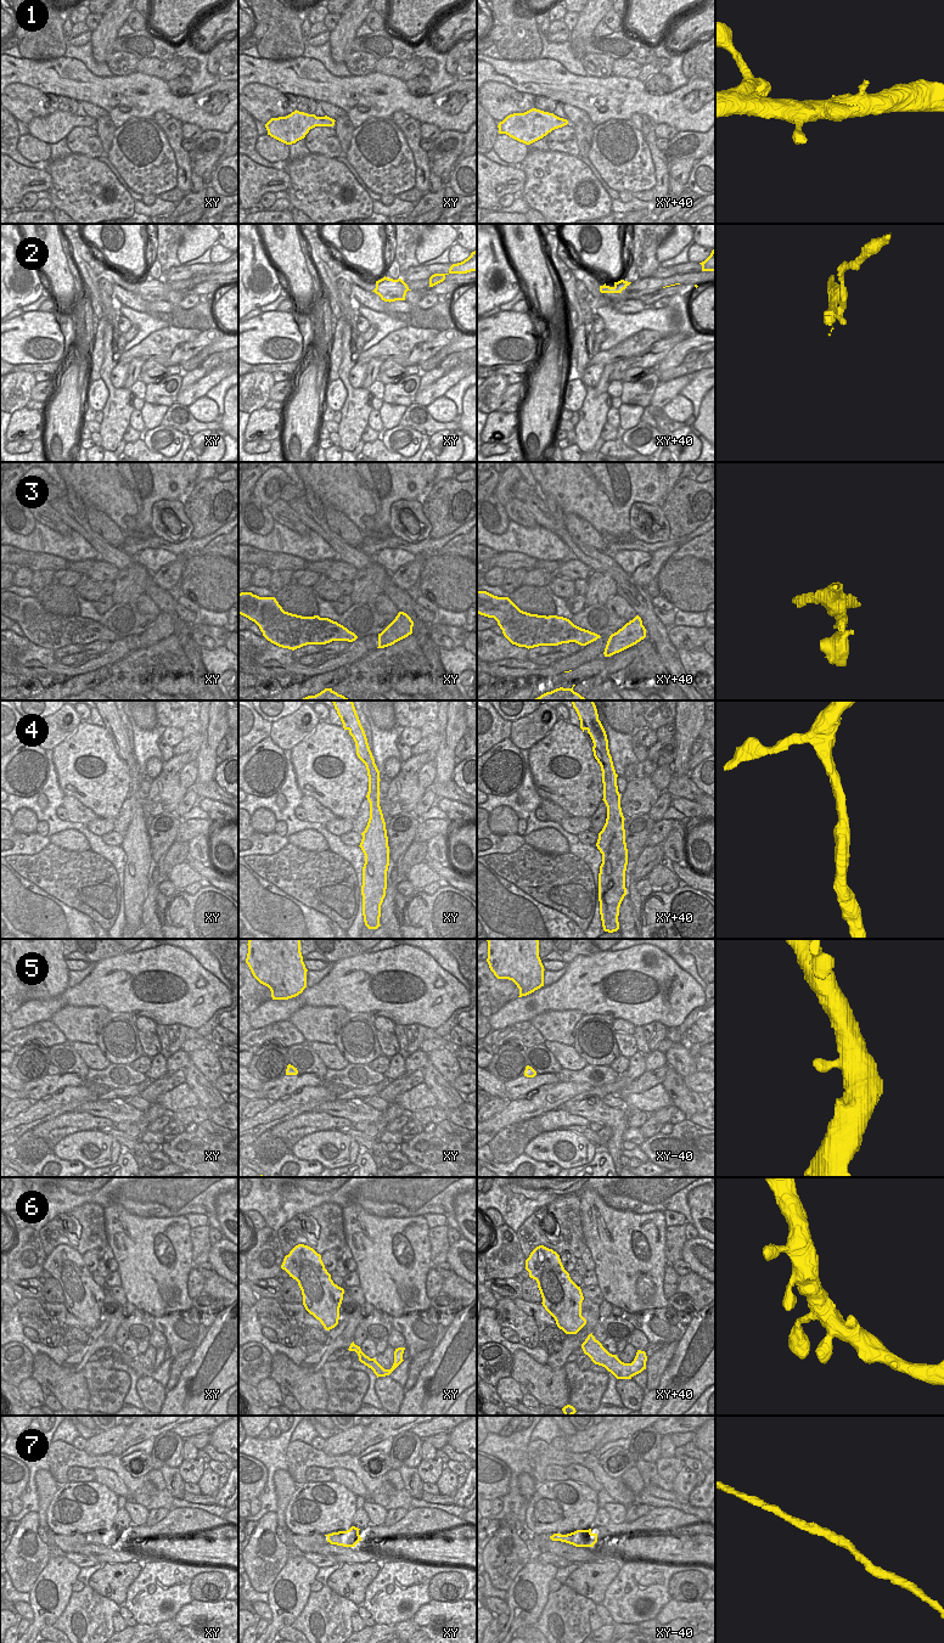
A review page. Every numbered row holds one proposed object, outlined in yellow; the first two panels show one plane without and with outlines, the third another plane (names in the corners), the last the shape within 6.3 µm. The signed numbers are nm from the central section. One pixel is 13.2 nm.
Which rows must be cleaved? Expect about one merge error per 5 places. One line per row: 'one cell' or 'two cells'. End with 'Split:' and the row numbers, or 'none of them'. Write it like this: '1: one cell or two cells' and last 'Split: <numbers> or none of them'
1: one cell
2: two cells
3: two cells
4: one cell
5: one cell
6: one cell
7: one cell
Split: 2, 3

